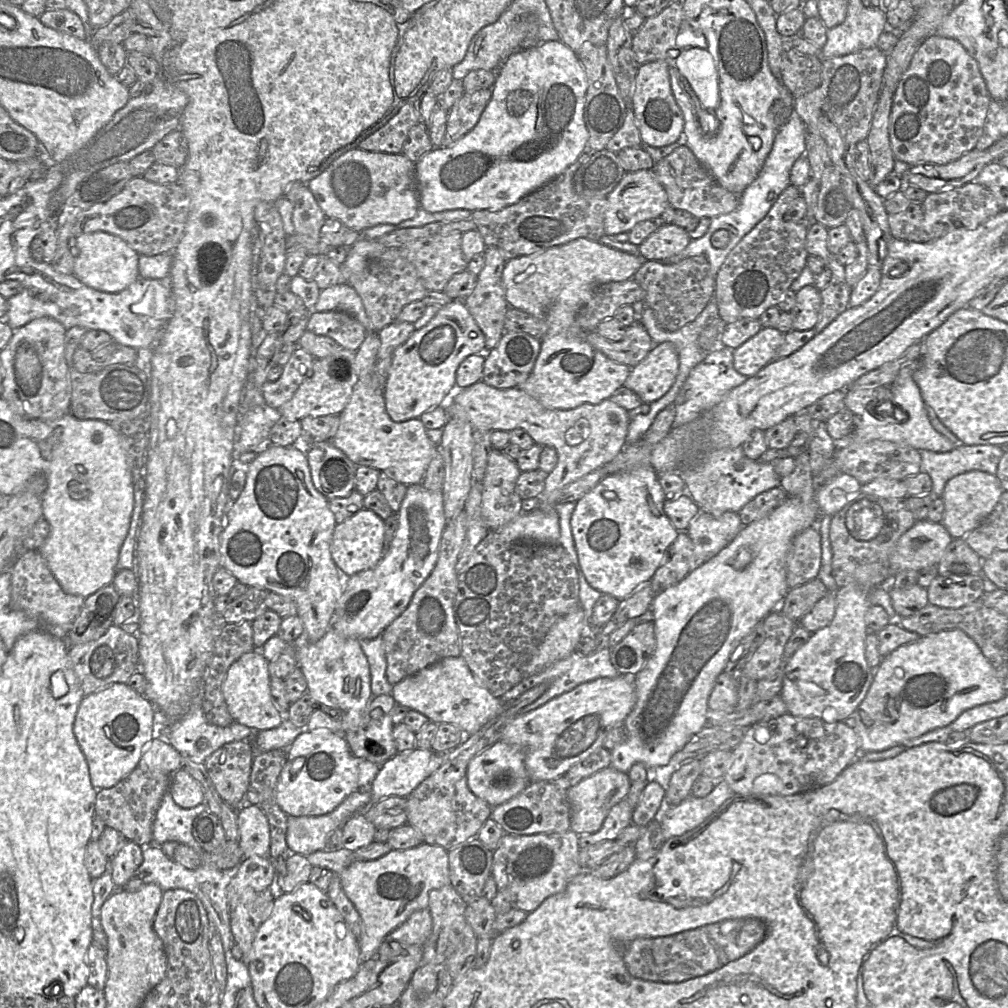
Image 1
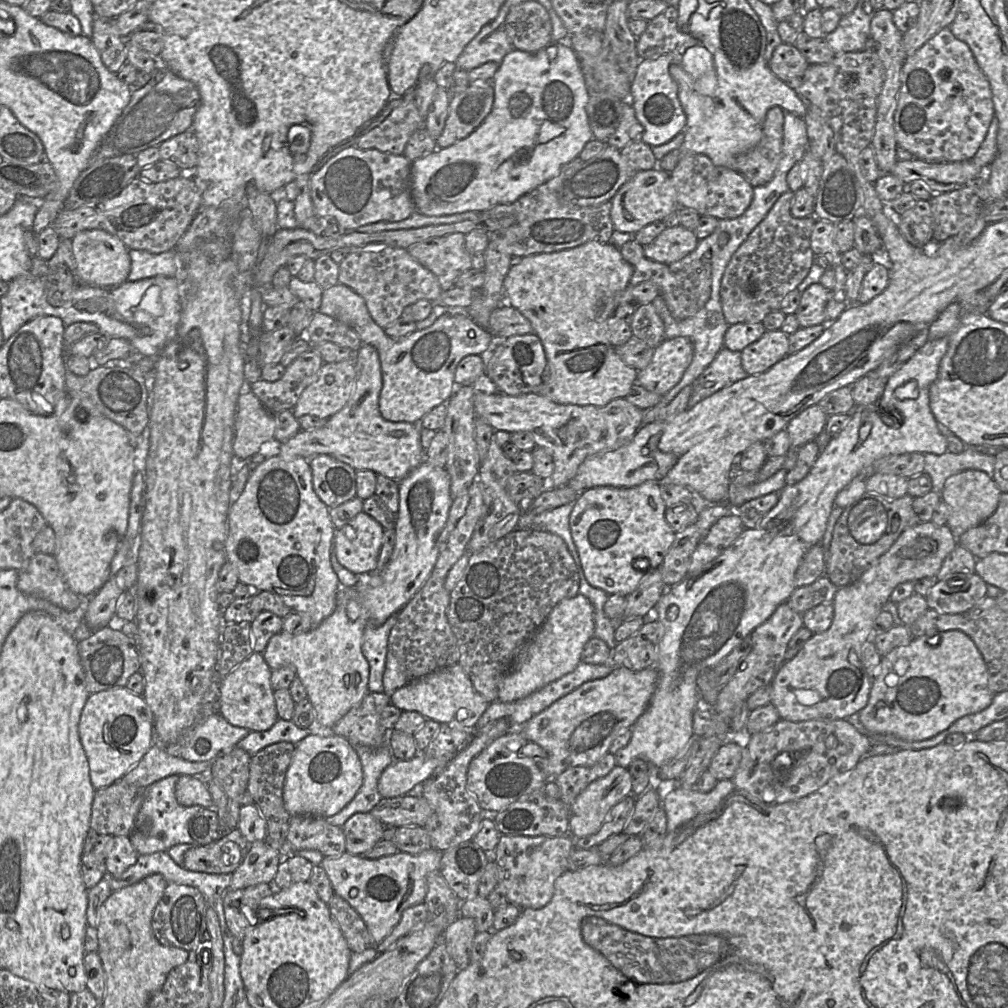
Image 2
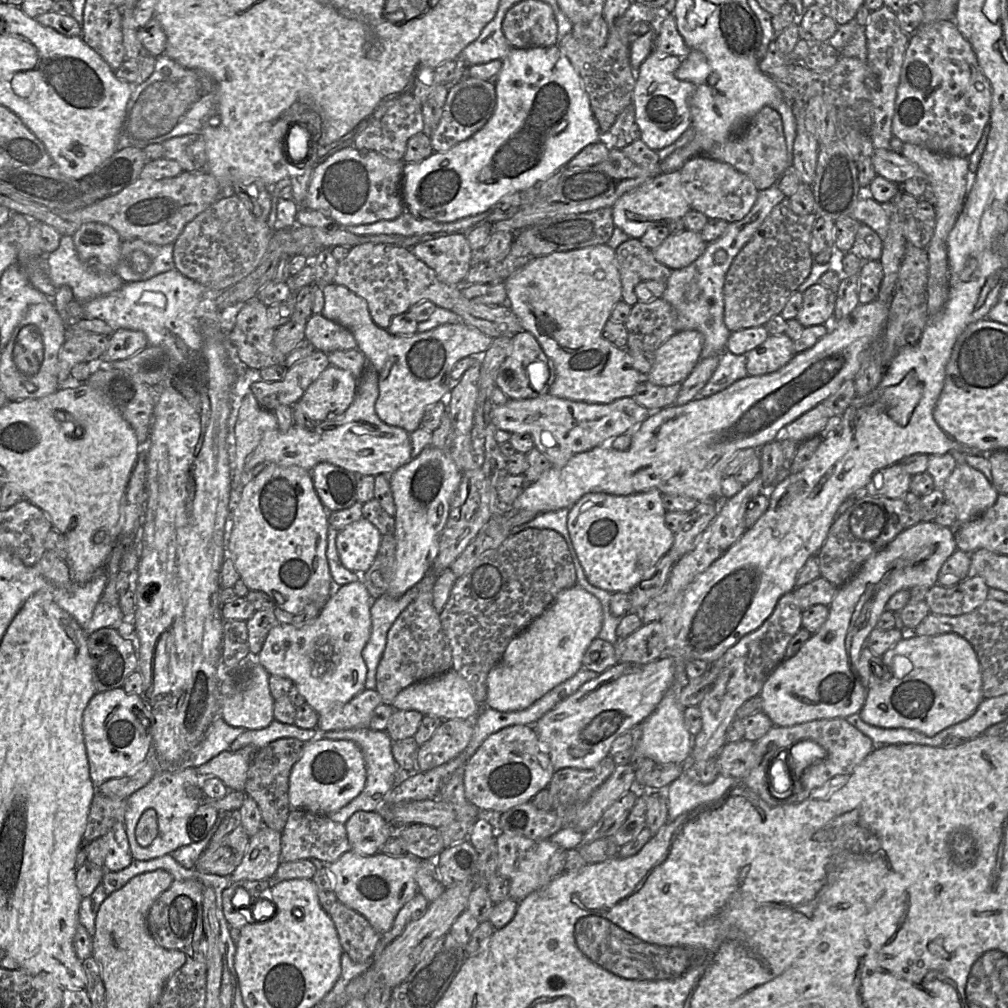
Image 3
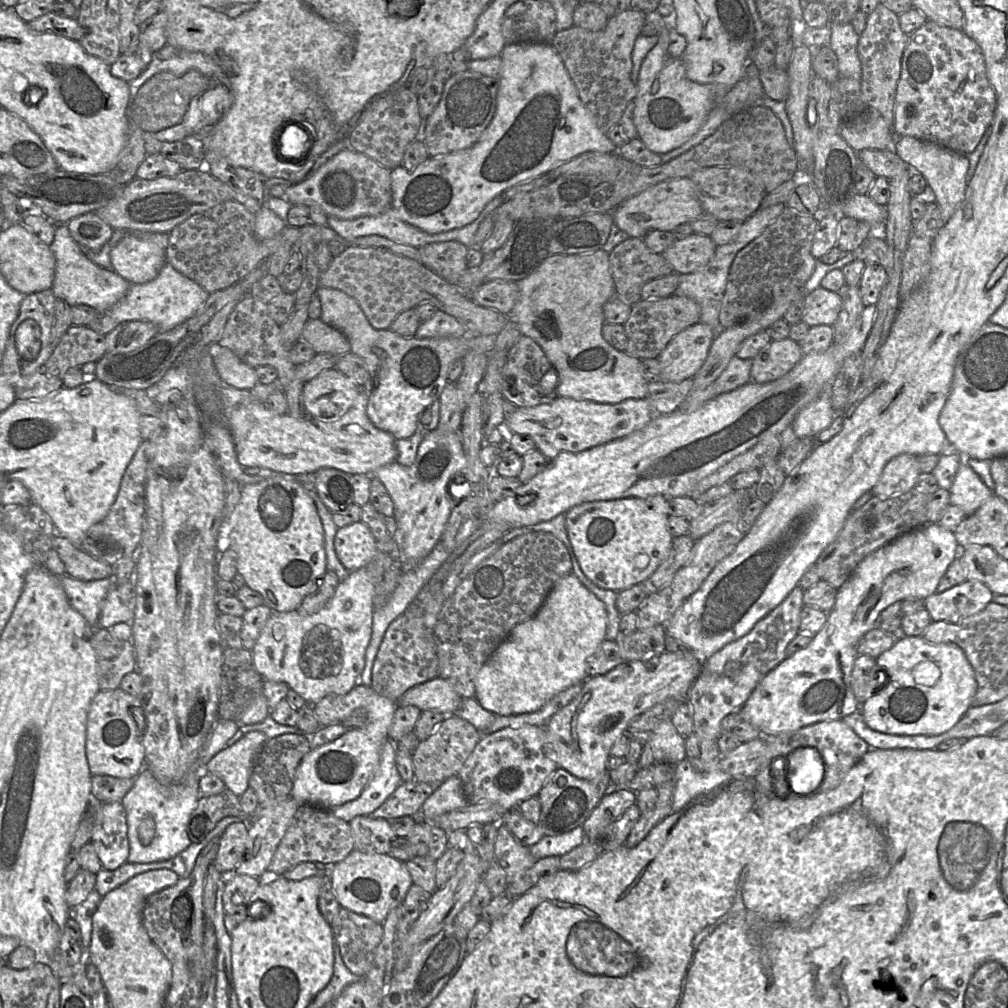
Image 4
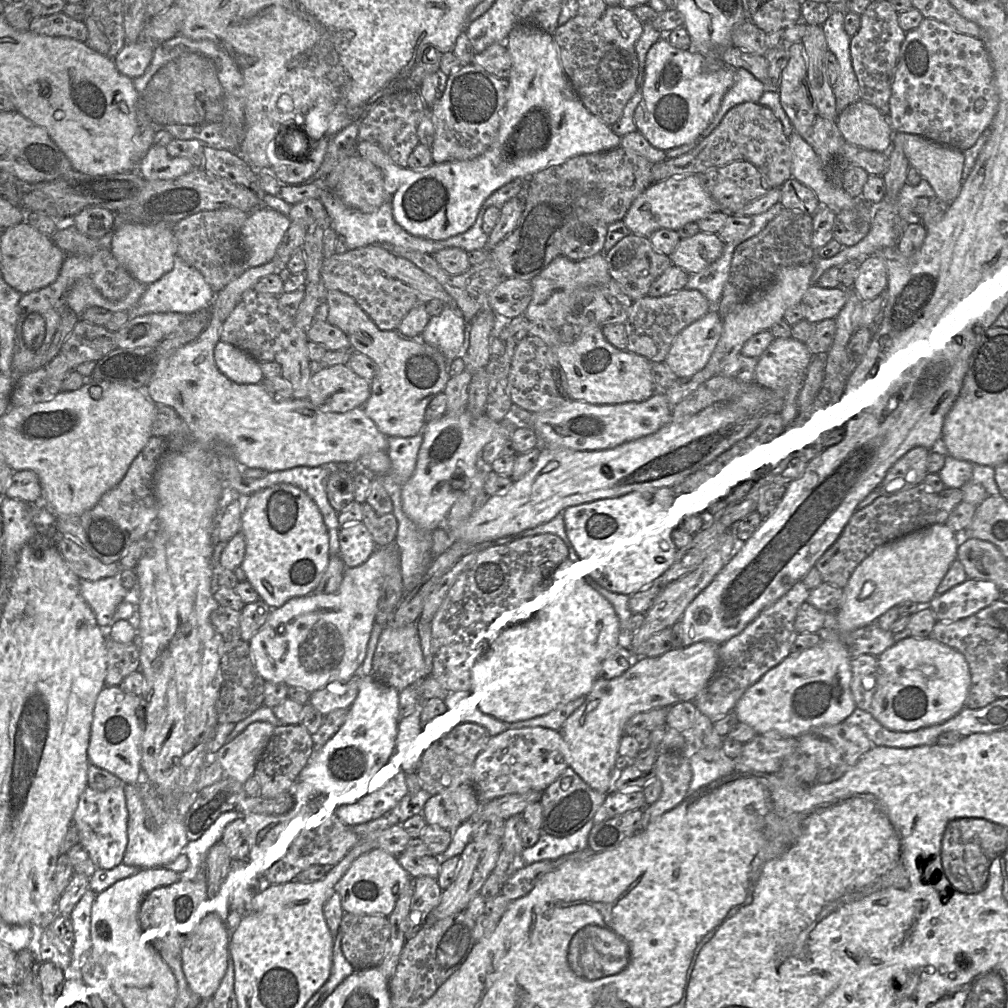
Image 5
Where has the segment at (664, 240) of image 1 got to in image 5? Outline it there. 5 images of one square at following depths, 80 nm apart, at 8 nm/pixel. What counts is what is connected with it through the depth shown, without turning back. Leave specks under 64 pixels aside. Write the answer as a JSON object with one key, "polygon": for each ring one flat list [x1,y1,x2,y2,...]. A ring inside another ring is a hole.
{"polygon":[[698,232,690,238,681,239,669,258,673,265,691,275,715,262,722,255,724,247,718,235]]}

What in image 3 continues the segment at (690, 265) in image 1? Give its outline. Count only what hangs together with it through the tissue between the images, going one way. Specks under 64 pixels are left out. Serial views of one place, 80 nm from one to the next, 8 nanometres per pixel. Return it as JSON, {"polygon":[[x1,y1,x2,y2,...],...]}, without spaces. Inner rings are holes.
{"polygon":[[629,238,616,250,616,264,622,286,622,300,633,307,638,303,635,287,648,280,666,280,672,270,655,259,653,250,637,238]]}

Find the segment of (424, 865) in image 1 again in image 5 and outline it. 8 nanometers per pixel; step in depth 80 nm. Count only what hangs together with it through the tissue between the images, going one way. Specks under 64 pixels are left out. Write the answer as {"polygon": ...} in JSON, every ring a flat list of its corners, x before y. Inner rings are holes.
{"polygon":[[376,847,353,860,334,890,340,895,341,906,346,913,388,917,398,897,412,881,413,878,401,867,395,855]]}

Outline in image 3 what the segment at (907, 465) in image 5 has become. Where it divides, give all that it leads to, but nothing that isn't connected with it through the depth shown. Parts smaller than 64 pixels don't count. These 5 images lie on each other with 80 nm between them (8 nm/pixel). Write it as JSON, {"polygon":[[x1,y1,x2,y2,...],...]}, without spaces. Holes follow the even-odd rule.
{"polygon":[[895,463,876,471,866,485,870,496,899,498,910,490,912,475,907,473,901,464]]}

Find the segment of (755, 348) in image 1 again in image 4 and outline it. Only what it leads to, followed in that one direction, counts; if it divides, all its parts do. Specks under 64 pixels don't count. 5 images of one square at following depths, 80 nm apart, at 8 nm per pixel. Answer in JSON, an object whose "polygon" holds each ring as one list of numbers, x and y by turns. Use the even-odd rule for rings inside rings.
{"polygon":[[789,337,770,341,752,359,750,378,754,383,767,383,787,374,803,357,799,343]]}

